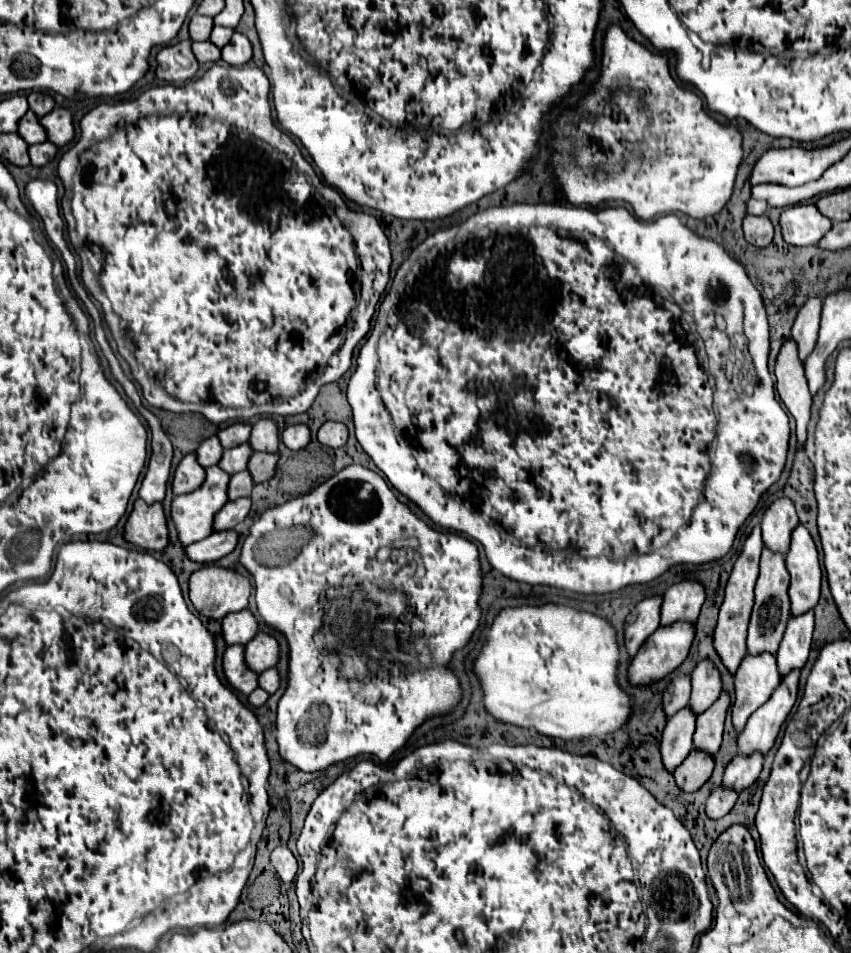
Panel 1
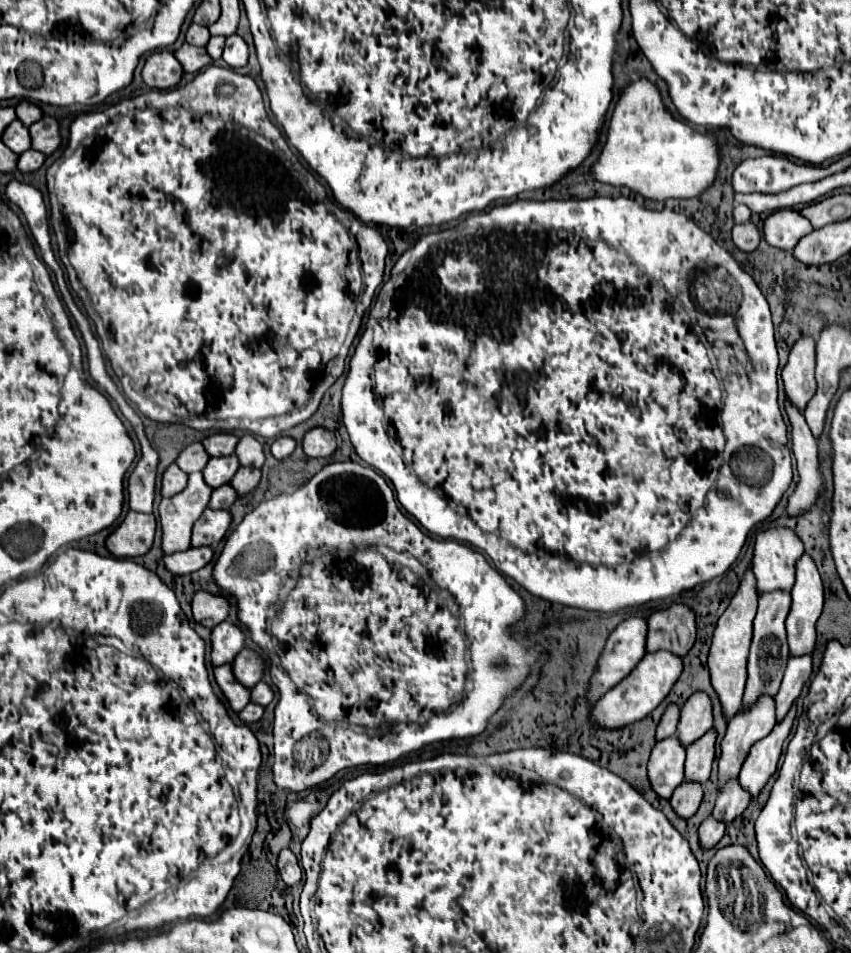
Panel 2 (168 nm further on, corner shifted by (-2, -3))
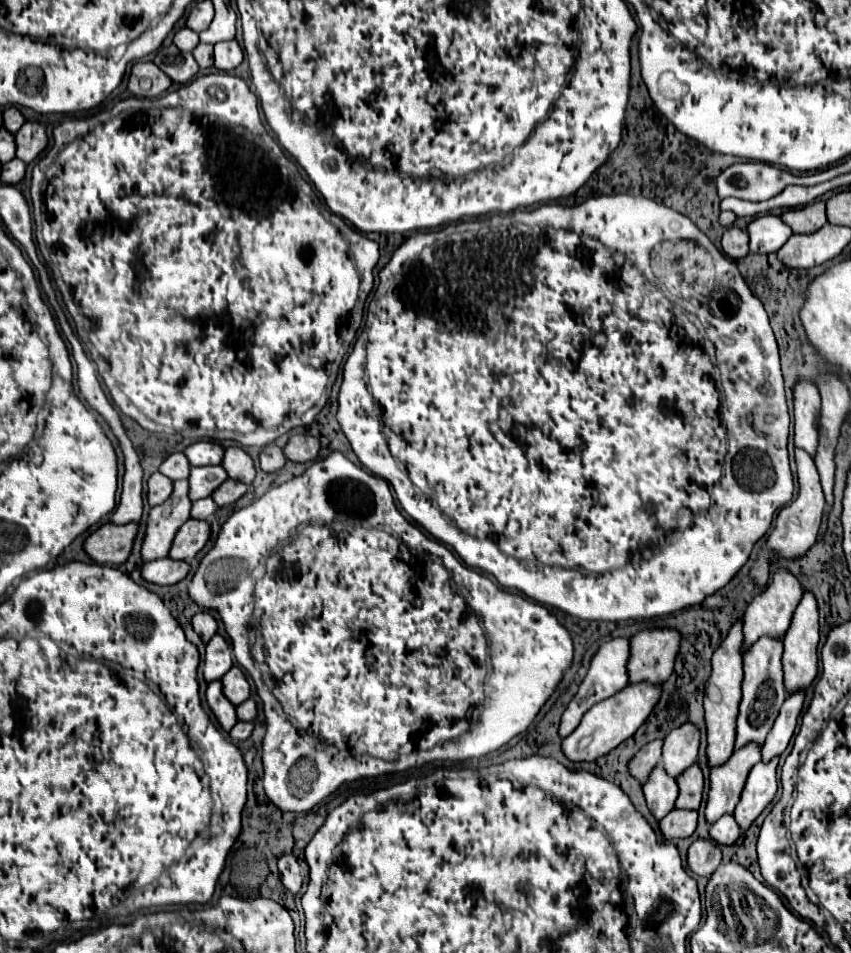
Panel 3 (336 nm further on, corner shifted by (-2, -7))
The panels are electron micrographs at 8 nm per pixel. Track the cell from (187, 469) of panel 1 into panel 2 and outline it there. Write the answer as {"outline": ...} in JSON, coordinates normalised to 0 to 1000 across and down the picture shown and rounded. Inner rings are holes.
{"outline":[[[199,488],[189,503],[189,519],[192,522],[208,519],[210,515],[215,515],[217,509],[220,509],[220,496],[210,494],[210,490],[206,490],[206,488]]]}

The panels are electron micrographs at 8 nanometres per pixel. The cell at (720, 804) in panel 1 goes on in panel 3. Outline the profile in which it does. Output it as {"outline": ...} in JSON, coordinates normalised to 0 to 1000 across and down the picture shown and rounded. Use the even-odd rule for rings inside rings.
{"outline":[[[819,880],[810,889],[807,908],[817,918],[835,918],[847,906],[847,891],[843,885],[835,885],[835,880]]]}

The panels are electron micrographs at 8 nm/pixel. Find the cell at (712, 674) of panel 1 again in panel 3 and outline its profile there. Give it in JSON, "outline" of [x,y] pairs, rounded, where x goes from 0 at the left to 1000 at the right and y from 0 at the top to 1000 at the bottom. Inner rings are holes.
{"outline":[[[803,759],[781,773],[779,780],[779,805],[786,813],[796,815],[819,796],[824,767],[814,759]]]}

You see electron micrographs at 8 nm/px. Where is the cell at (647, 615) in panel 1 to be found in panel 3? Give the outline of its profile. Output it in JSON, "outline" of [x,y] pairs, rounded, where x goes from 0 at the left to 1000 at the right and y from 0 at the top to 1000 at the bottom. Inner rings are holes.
{"outline":[[[723,668],[723,671],[709,675],[702,681],[702,685],[694,692],[692,704],[690,704],[685,717],[680,719],[678,729],[671,733],[669,742],[664,744],[664,748],[659,752],[659,763],[657,763],[659,773],[666,773],[680,761],[685,748],[692,746],[699,738],[704,738],[704,736],[718,731],[718,729],[723,729],[725,725],[730,725],[737,719],[737,687],[741,687],[741,683],[739,683],[739,671],[737,668]]]}

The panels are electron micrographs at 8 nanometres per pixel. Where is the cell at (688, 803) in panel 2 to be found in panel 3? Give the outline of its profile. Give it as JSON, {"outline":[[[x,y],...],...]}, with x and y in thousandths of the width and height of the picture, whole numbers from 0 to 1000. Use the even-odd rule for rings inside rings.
{"outline":[[[791,849],[777,859],[777,874],[781,880],[810,878],[819,868],[819,851]]]}

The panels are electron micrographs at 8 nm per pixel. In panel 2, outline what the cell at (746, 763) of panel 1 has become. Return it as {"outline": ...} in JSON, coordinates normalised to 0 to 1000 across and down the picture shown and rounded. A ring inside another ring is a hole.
{"outline":[[[864,817],[864,822],[854,822],[854,826],[850,826],[850,830],[845,830],[845,836],[843,836],[840,849],[838,849],[838,857],[850,864],[859,864],[878,849],[880,843],[882,843],[882,836],[868,826],[868,822]]]}

